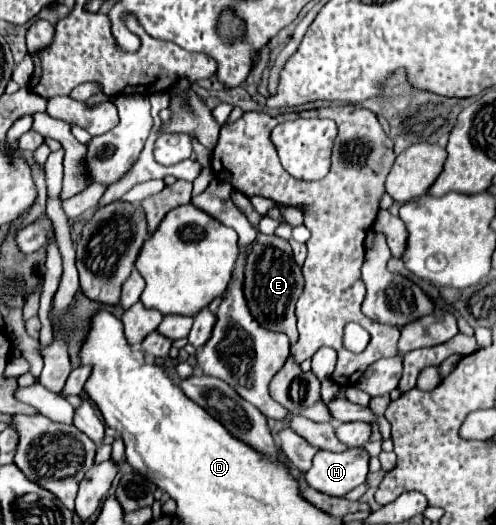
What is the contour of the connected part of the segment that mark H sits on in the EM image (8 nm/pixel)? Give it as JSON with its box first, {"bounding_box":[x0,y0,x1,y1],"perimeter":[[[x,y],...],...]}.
{"bounding_box":[307,448,369,496],"perimeter":[[[347,448],[343,452],[319,450],[307,472],[307,482],[315,490],[331,496],[345,496],[363,484],[369,472],[369,454],[365,448]]]}

